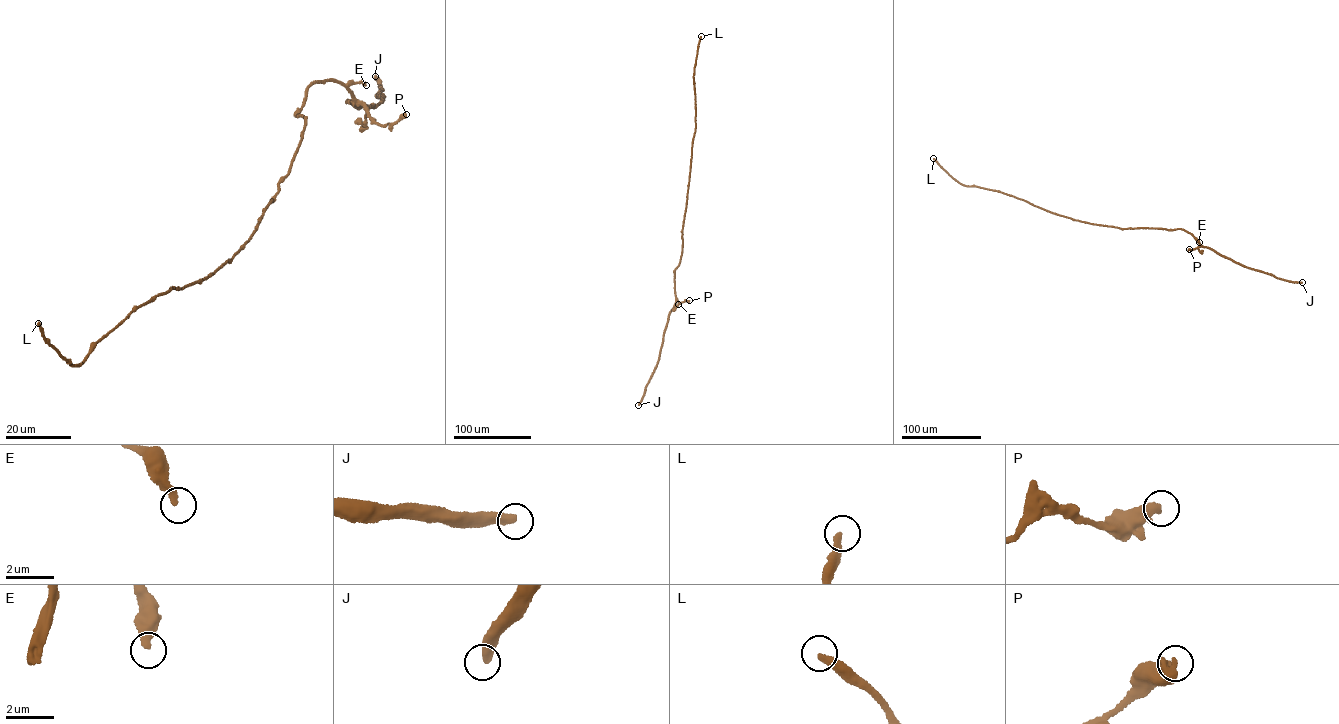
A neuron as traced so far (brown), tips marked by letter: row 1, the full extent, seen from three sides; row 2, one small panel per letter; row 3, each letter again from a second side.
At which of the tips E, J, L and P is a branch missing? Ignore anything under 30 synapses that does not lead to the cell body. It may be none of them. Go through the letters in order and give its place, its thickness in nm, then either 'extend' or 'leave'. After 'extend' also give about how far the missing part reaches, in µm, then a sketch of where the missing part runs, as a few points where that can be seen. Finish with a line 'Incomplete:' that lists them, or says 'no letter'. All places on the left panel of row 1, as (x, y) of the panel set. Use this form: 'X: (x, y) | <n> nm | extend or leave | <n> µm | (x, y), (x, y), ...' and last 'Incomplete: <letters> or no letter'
E: (366, 85) | 360 nm | leave
J: (375, 76) | 400 nm | leave
L: (38, 323) | 360 nm | extend | 350 µm
P: (406, 114) | 460 nm | leave
Incomplete: L

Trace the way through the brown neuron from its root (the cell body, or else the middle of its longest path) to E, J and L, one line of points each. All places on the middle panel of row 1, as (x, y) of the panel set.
E: (683, 229), (681, 255), (674, 271), (678, 304)
J: (683, 229), (681, 255), (674, 271), (674, 306), (669, 315), (656, 366), (638, 405)
L: (683, 229), (695, 131), (693, 75), (701, 36)

